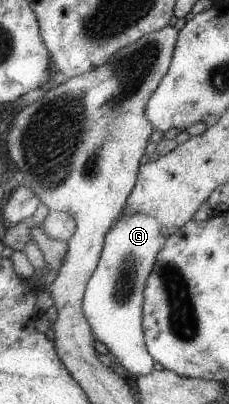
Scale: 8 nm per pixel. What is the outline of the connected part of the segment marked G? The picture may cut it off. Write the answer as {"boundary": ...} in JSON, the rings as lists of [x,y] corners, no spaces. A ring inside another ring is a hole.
{"boundary":[[[136,213],[128,216],[122,214],[106,235],[100,264],[87,284],[85,299],[83,300],[83,307],[93,328],[93,333],[97,340],[108,348],[109,359],[120,362],[126,370],[137,378],[150,374],[154,371],[154,364],[156,364],[145,339],[143,306],[145,303],[147,280],[150,273],[154,270],[158,255],[166,246],[169,236],[163,231],[162,223],[148,213]]]}

